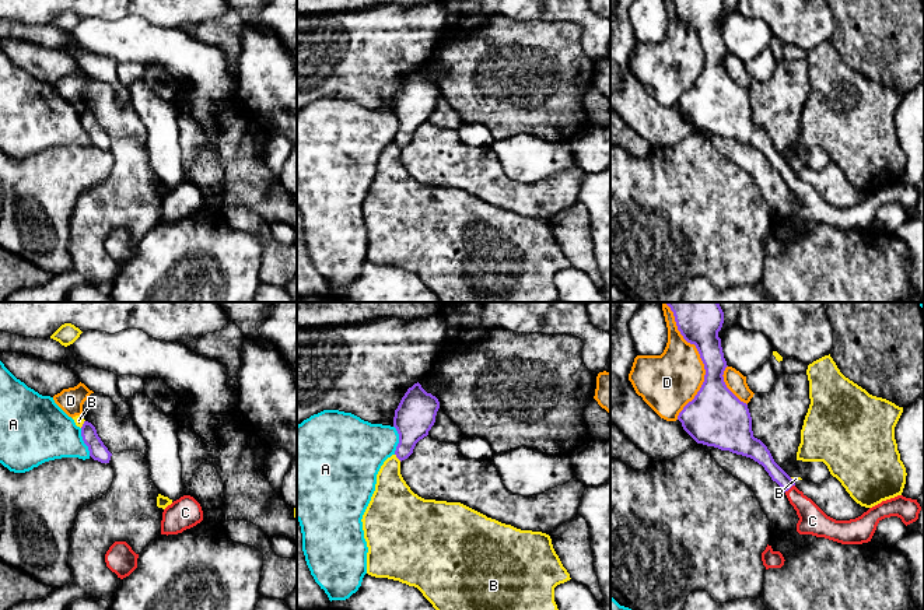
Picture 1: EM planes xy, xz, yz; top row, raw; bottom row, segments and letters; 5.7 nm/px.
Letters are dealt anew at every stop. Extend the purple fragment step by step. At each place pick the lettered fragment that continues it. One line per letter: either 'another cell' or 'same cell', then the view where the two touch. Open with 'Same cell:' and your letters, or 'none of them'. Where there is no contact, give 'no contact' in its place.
Same cell: C
A: another cell; meets purple in xz
B: another cell; meets purple in xz
C: same cell; meets purple in yz
D: another cell; meets purple in yz

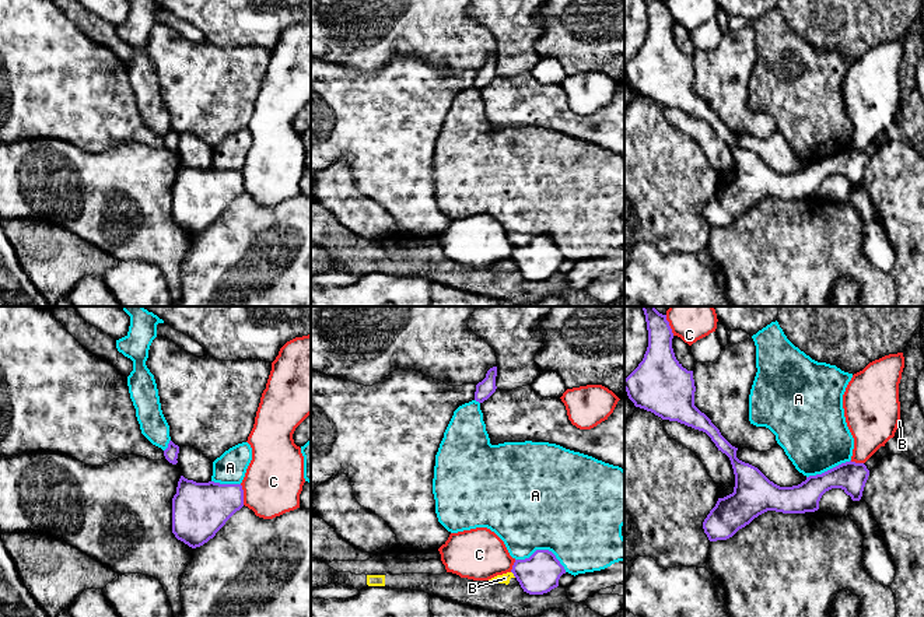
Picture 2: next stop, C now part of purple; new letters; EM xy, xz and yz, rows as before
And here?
Same cell: none of them
A: another cell; meets purple in xz
B: another cell; meets purple in xz
C: another cell; meets purple in xy

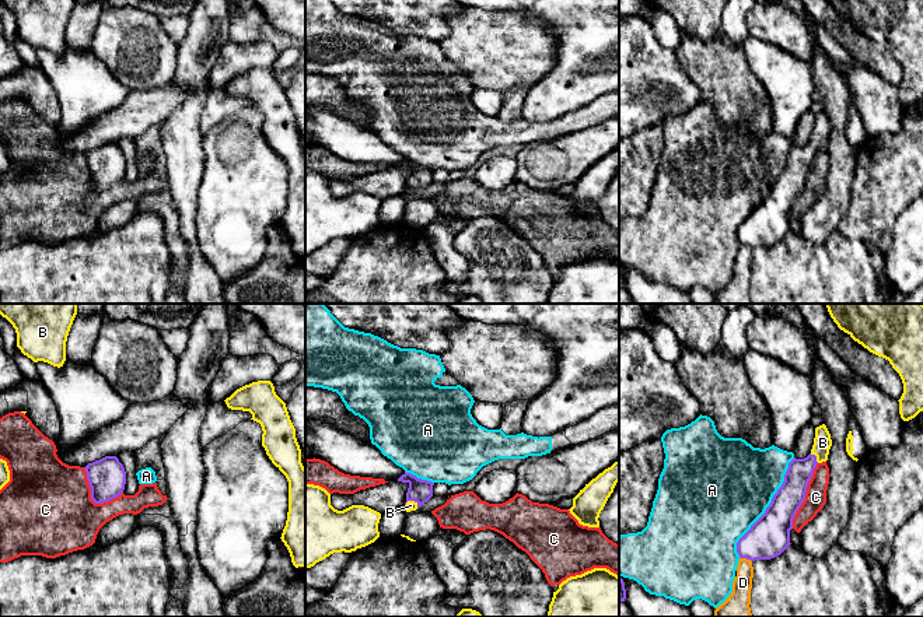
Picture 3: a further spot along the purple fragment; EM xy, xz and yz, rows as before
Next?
Same cell: B
A: another cell; meets purple in yz
B: same cell; meets purple in xz
C: another cell; meets purple in yz
D: another cell; meets purple in yz

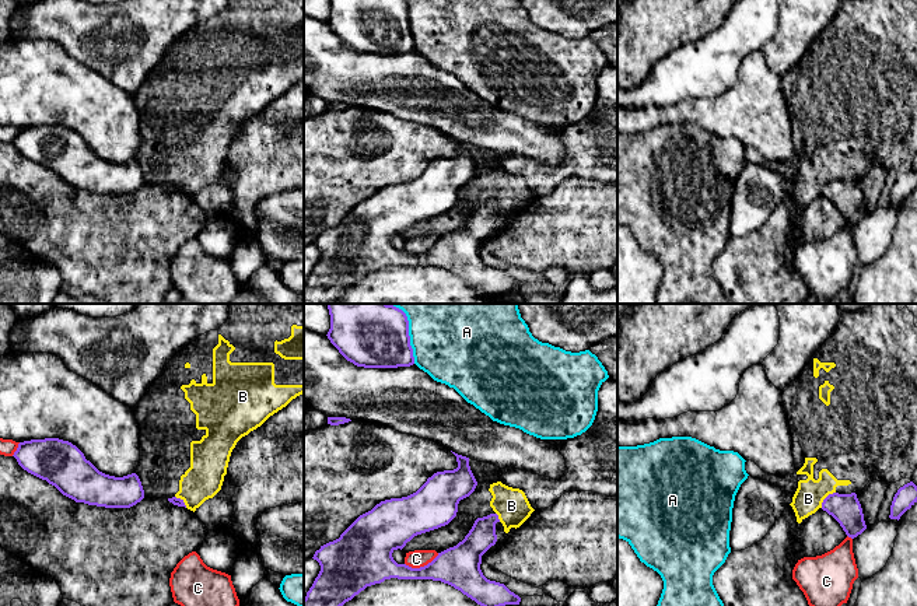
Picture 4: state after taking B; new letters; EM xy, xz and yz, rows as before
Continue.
Same cell: none of them
A: another cell; meets purple in xz
B: another cell; meets purple in yz
C: another cell; meets purple in xz

